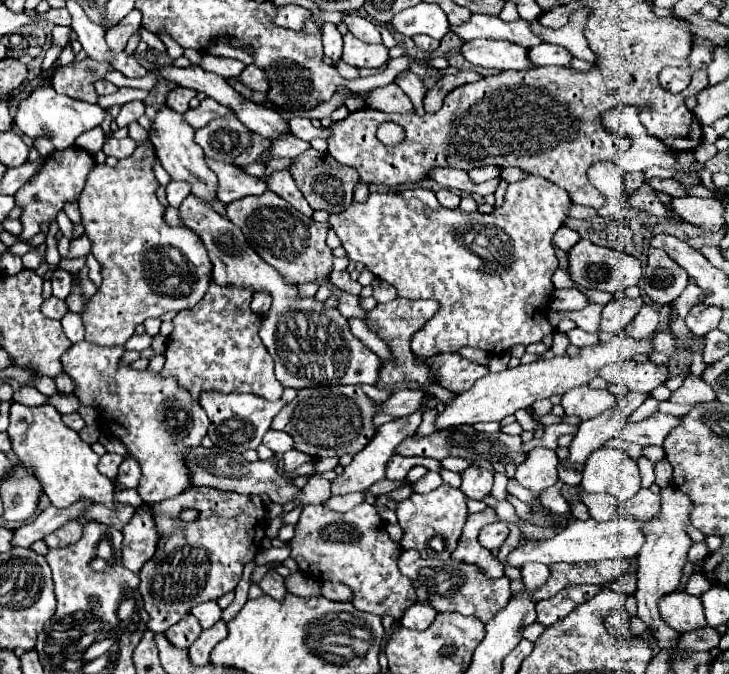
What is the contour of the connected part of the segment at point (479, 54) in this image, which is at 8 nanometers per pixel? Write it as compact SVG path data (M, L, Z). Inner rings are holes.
M474 40L460 48L464 58L482 68L496 68L496 70L526 70L536 68L528 60L528 50L506 40Z

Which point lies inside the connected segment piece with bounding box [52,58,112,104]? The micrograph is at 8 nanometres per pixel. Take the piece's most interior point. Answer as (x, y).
(75, 80)

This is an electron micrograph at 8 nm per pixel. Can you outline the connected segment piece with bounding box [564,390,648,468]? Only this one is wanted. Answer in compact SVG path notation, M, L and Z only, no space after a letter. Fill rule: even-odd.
M632 390L624 398L620 398L610 410L606 410L604 414L582 422L578 426L576 438L570 444L570 456L564 462L564 466L574 468L574 464L578 464L578 462L586 462L586 458L594 450L602 448L612 436L616 436L622 430L622 426L626 424L628 416L636 408L640 408L646 398L648 398L648 394Z

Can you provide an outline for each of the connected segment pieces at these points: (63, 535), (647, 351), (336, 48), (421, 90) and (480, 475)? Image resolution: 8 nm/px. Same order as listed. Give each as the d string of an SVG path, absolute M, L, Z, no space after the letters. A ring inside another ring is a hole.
M70 522L66 526L60 526L52 534L48 534L44 538L44 542L46 542L48 548L62 548L62 546L70 546L70 544L78 542L80 536L82 536L82 524L80 522Z
M624 332L600 342L598 346L584 346L580 348L578 356L554 356L550 360L538 360L532 364L520 364L516 368L508 368L498 374L486 374L482 376L470 390L458 394L442 414L436 416L436 428L450 428L460 424L476 424L476 422L490 422L490 420L502 420L508 414L514 414L520 408L532 406L534 400L550 398L552 394L566 394L566 390L572 390L576 386L588 384L594 376L598 376L598 370L608 364L622 364L632 358L648 358L654 352L652 340L636 340L626 336Z
M334 24L322 26L322 44L324 44L324 54L332 58L332 66L336 68L342 56L342 34L336 30Z
M407 70L400 73L394 82L409 96L414 104L415 112L419 116L424 115L423 98L425 95L425 86L423 81L413 72Z
M470 466L462 472L462 492L468 498L482 500L492 490L492 472L482 466Z

